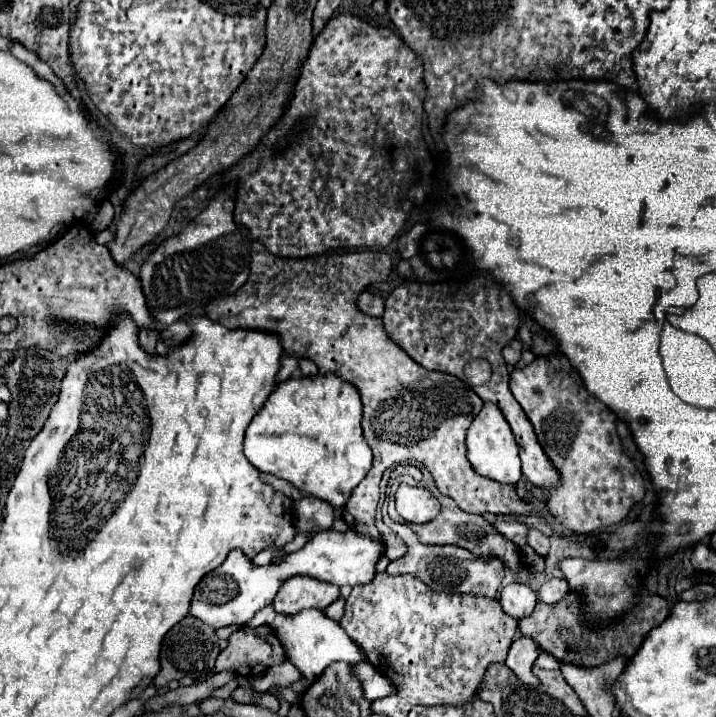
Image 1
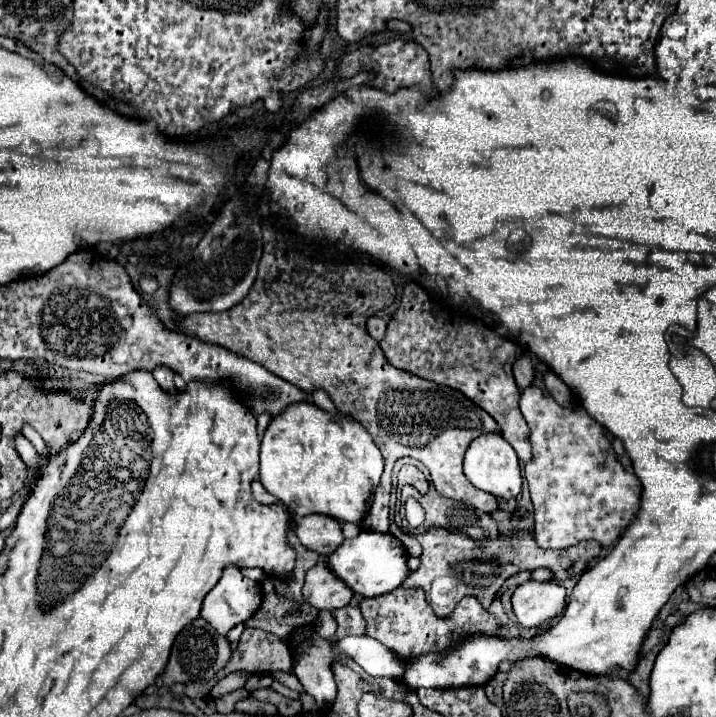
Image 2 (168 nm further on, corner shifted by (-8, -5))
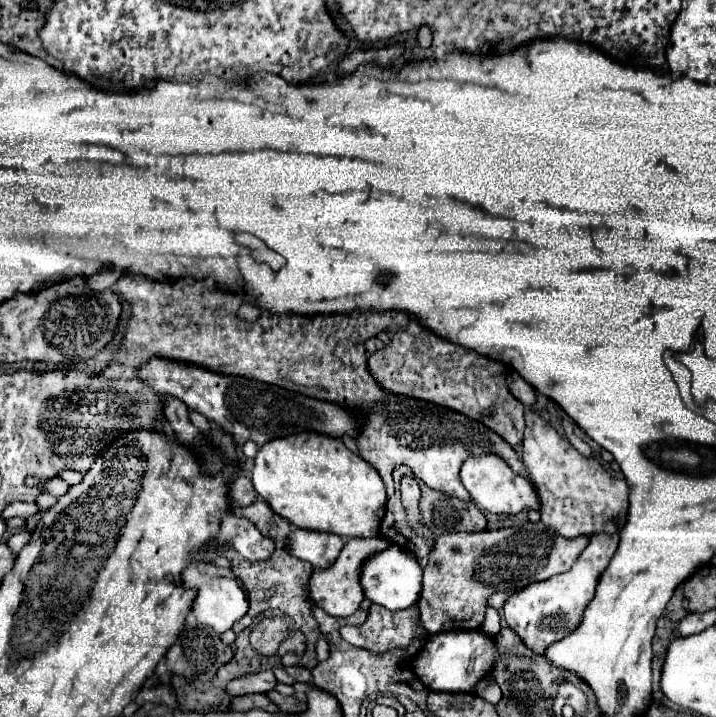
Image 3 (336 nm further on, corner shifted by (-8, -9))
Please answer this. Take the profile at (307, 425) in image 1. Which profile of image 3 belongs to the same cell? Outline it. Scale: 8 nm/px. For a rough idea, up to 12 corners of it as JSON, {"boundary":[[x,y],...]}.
{"boundary":[[342,440],[264,444],[252,484],[292,526],[376,536],[386,490]]}

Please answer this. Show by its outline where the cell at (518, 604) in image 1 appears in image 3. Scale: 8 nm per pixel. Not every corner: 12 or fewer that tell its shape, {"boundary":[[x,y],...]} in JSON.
{"boundary":[[618,532],[568,572],[508,596],[508,626],[542,654],[580,626]]}

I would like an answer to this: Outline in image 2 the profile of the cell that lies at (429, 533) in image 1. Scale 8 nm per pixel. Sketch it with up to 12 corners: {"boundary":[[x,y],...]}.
{"boundary":[[426,492],[426,528],[442,526],[478,542],[496,540],[490,514]]}

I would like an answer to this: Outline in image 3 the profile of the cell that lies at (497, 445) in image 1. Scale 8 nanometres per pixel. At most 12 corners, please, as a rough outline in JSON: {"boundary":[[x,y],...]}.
{"boundary":[[498,456],[468,458],[460,480],[492,514],[540,508],[534,486]]}

